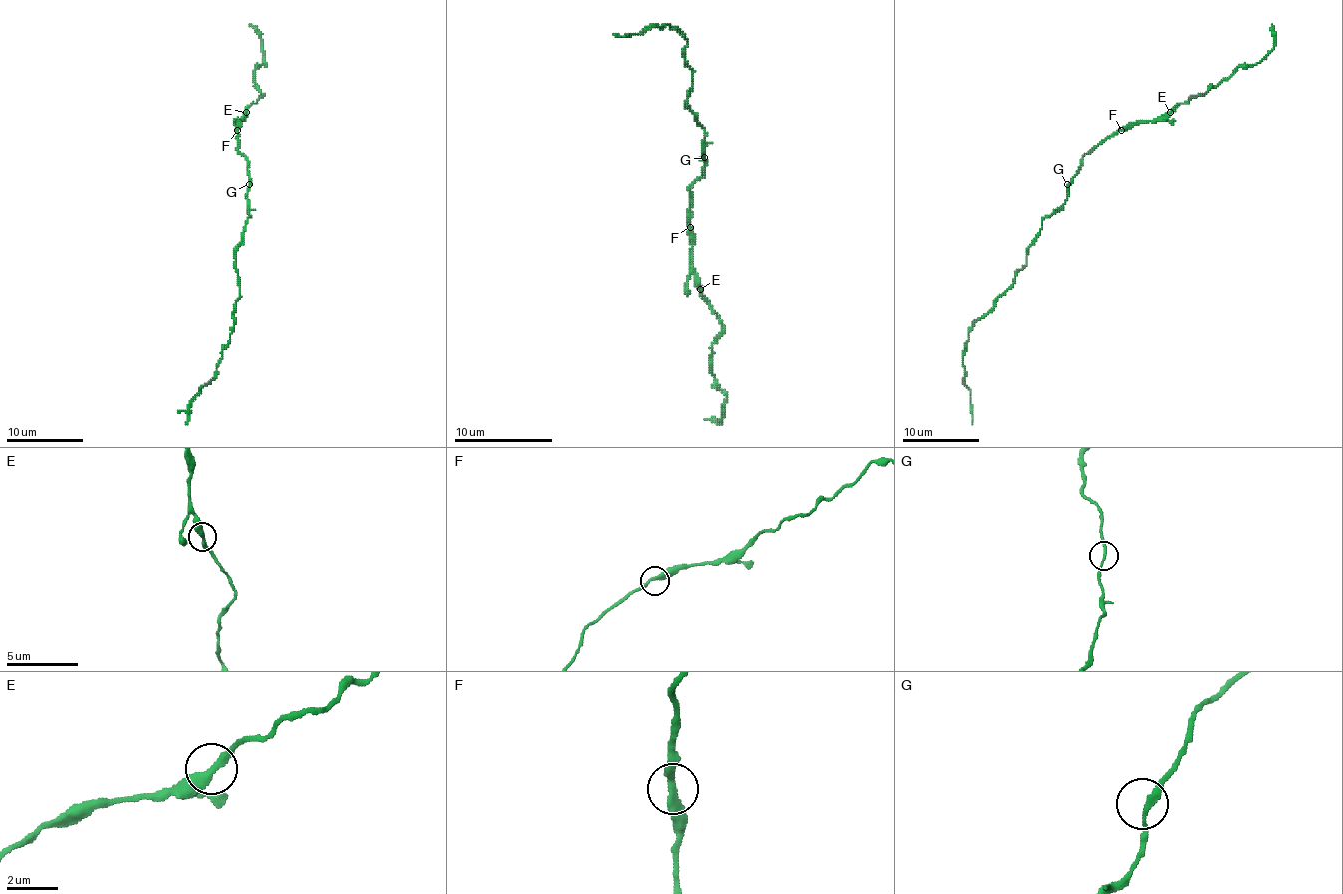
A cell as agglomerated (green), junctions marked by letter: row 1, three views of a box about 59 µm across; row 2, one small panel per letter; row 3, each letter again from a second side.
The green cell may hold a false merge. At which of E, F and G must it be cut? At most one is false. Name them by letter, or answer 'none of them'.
E

